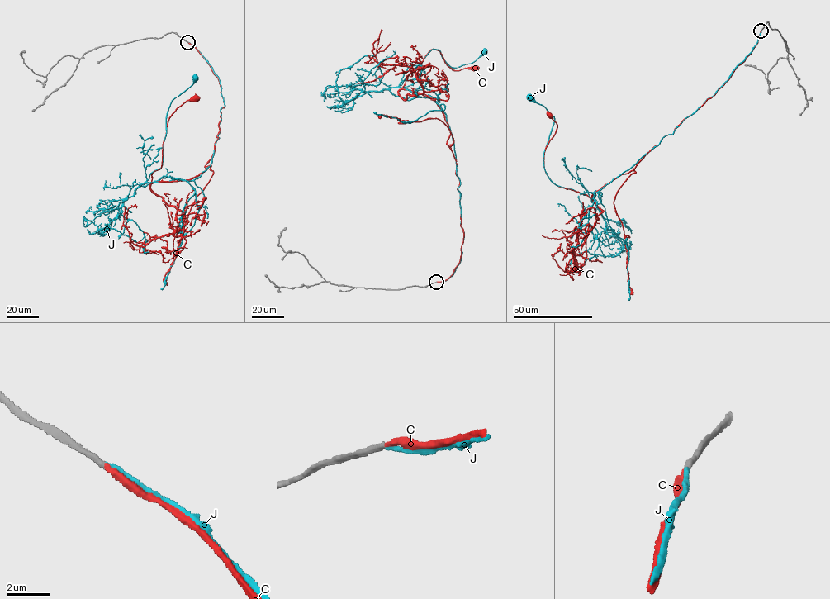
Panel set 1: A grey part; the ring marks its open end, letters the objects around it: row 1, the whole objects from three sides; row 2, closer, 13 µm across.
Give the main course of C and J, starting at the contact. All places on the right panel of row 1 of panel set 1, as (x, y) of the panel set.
C: (761, 30), (751, 53), (715, 94), (592, 199), (556, 185), (545, 170), (545, 148), (557, 125), (550, 116)
J: (761, 30), (752, 51), (713, 95), (591, 200), (547, 174), (543, 151), (554, 119), (530, 97)

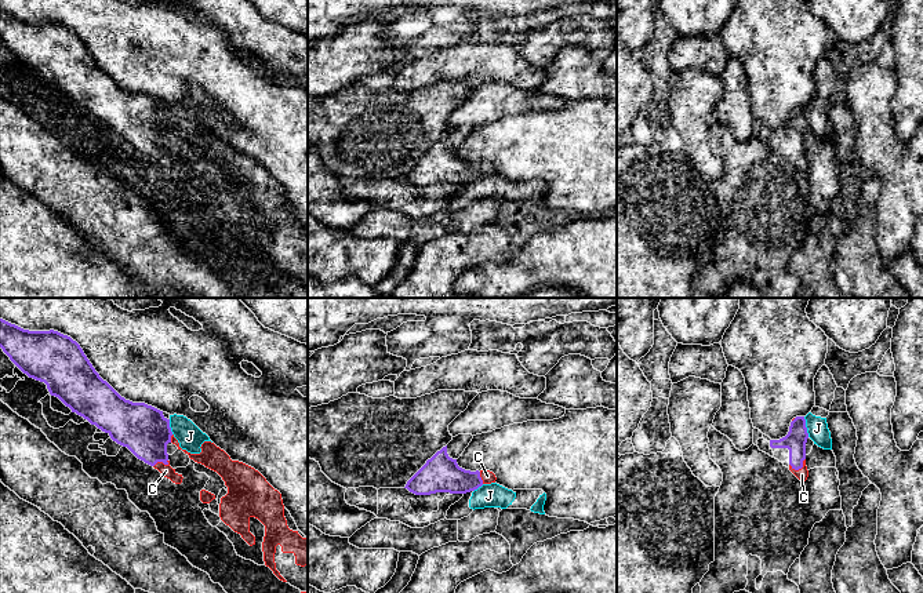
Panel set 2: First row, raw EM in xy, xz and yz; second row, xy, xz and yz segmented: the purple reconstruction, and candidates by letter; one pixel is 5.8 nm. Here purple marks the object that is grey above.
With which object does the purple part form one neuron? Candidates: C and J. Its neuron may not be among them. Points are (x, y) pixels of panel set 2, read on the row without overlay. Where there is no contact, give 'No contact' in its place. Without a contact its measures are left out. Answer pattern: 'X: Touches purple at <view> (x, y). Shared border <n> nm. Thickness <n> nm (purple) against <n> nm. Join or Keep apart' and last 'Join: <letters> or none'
C: Touches purple at yz (800, 159). Shared border 110 nm. Thickness 120 nm (purple) against 70 nm. Join
J: Touches purple at yz (805, 117). Shared border 120 nm. Thickness 120 nm (purple) against 130 nm. Keep apart
Join: C

